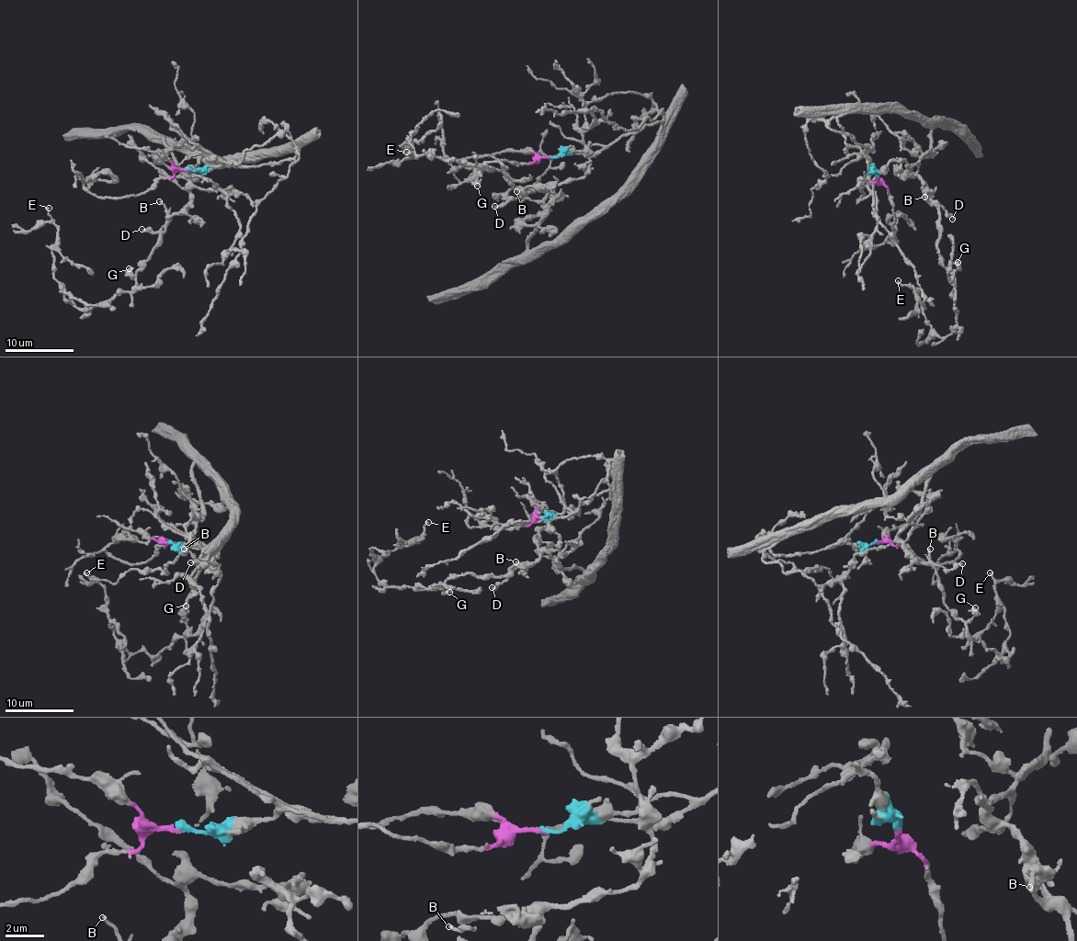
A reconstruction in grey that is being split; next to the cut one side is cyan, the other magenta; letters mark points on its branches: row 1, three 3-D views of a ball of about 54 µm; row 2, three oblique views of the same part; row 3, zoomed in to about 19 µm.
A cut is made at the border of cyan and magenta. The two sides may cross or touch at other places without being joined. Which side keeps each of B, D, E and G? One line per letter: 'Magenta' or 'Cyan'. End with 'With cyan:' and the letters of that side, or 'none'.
B: Cyan
D: Cyan
E: Cyan
G: Cyan
With cyan: B, D, E, G

